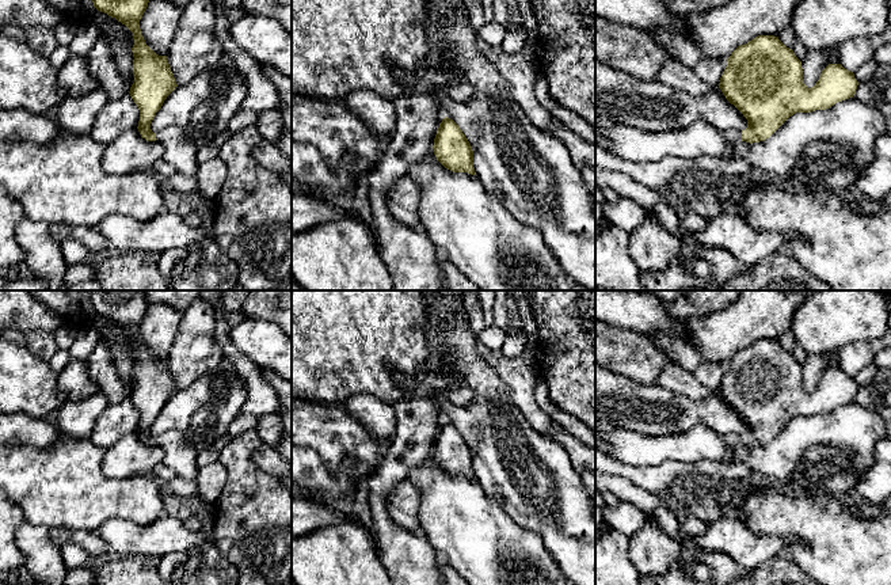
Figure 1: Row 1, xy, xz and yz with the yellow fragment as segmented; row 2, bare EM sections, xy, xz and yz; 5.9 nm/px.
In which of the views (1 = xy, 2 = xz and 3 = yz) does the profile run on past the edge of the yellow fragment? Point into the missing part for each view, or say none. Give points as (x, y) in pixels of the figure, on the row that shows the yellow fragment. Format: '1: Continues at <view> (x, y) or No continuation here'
1: Continues at xy (179, 151)
2: No continuation here
3: Continues at yz (731, 136)

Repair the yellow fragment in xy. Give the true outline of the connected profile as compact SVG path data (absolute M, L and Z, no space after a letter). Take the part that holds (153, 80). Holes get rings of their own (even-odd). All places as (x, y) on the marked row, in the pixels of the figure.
M92 0L92 3L98 11L115 18L133 33L134 83L129 94L140 110L137 129L141 137L146 141L160 141L164 147L163 159L174 166L176 172L195 178L199 166L197 144L176 126L168 126L157 134L151 129L156 113L178 84L167 56L156 54L141 34L140 20L149 0Z

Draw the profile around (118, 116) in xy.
M127 92L103 106L94 121L90 136L107 145L126 130L137 128L138 121L140 110Z

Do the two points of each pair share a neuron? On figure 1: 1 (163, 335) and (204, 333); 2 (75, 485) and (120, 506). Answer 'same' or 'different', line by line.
1: different
2: same

